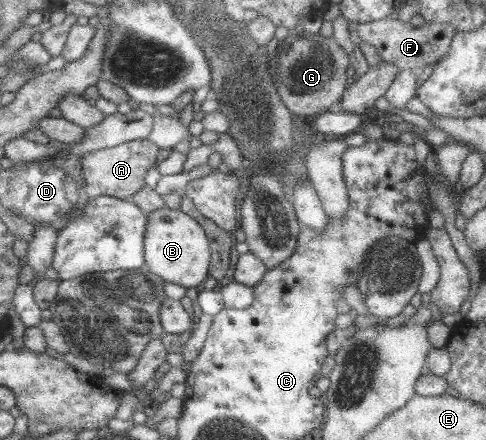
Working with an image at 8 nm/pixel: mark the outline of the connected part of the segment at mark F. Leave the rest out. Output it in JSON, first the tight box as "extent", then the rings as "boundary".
{"extent":[352,16,455,71],"boundary":[[[391,16],[353,25],[352,28],[358,32],[362,41],[373,45],[380,57],[395,64],[400,70],[420,71],[427,64],[437,62],[442,55],[447,54],[451,47],[451,42],[455,33],[455,28],[451,23],[427,23],[422,27],[412,27],[409,21],[392,19]]]}

